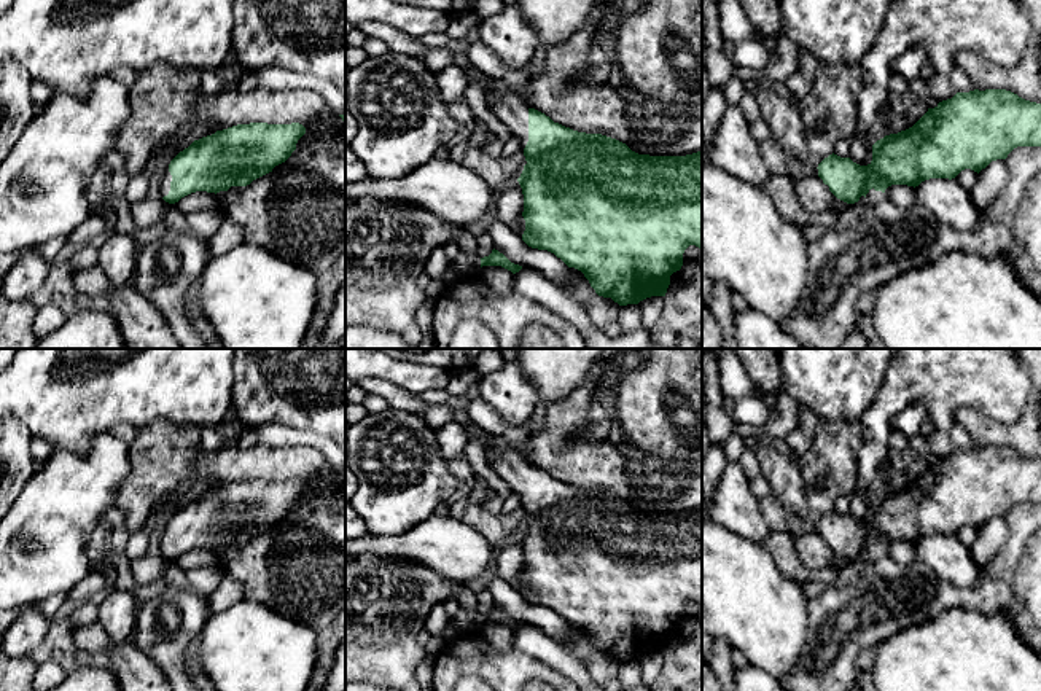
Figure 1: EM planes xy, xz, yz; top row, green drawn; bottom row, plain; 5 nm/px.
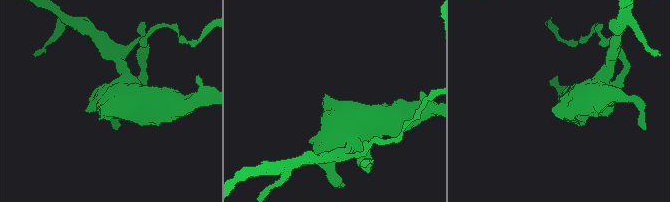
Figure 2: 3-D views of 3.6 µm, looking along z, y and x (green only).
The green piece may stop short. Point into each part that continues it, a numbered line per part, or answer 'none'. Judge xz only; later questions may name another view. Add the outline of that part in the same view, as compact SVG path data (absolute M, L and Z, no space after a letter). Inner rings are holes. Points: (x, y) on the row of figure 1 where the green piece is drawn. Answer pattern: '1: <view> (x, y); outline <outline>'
1: xz (510, 109); outline M473 65L466 67L465 73L470 80L470 86L478 84L479 80L482 81L482 89L492 113L506 126L513 137L520 142L524 154L524 148L528 142L528 103L524 102L516 92L511 92L503 81L484 75L479 68Z

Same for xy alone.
1: xy (164, 185); outline M166 169L162 174L162 178L159 182L159 197L164 197L169 194L170 182L172 182L172 175L170 175L169 169Z

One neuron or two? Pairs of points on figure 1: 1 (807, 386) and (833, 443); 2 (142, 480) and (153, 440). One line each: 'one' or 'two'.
1: two
2: one

